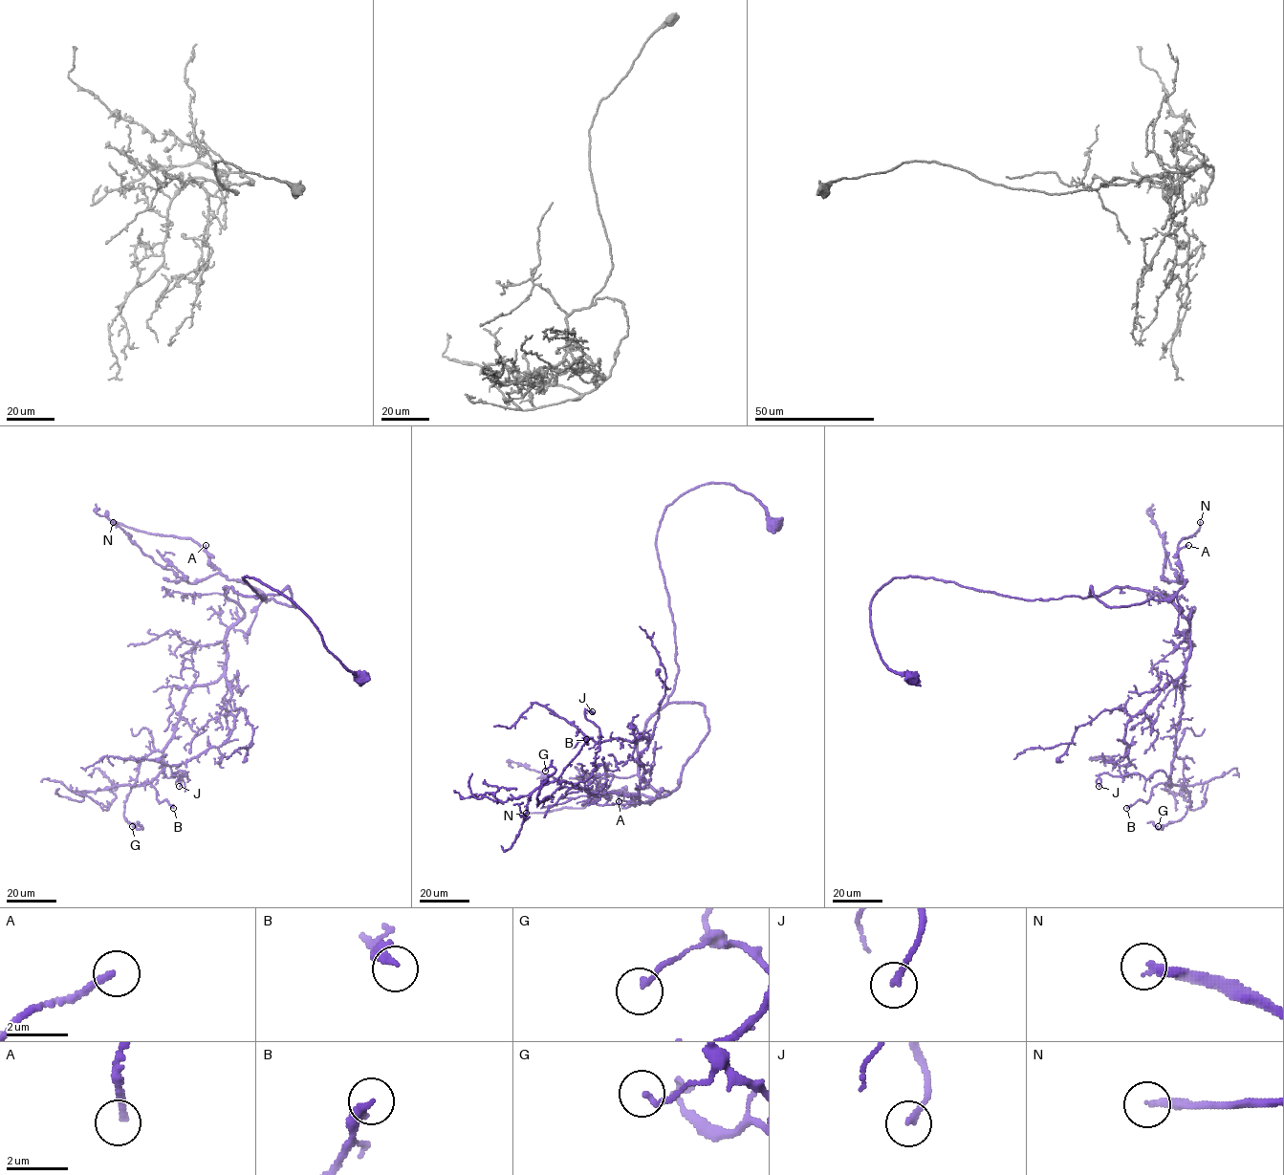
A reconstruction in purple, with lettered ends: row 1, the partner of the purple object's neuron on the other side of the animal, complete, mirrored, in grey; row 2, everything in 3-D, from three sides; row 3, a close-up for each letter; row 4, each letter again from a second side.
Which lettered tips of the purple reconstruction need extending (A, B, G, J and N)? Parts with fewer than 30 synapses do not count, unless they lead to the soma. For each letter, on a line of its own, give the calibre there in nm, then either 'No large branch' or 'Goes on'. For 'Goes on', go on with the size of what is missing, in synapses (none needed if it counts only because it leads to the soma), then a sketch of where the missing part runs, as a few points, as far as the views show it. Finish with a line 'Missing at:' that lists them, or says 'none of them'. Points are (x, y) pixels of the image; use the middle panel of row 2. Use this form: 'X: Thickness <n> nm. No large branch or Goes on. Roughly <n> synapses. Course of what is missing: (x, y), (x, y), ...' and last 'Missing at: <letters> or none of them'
A: Thickness 240 nm. Goes on. Roughly 35 synapses. Course of what is missing: (619, 801), (623, 810), (583, 808), (572, 803), (559, 803), (554, 810)
B: Thickness 280 nm. No large branch
G: Thickness 170 nm. No large branch
J: Thickness 190 nm. No large branch
N: Thickness 280 nm. Goes on. Roughly 200 synapses
Missing at: A, N

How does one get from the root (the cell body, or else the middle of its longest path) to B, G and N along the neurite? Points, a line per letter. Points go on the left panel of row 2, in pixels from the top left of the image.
B: (363, 677), (286, 597), (225, 587), (244, 613), (225, 671), (191, 688), (145, 784), (173, 808)
G: (363, 677), (286, 597), (225, 587), (244, 613), (225, 671), (138, 759), (132, 826)
N: (363, 677), (292, 601), (243, 577), (262, 600), (289, 588), (295, 607), (228, 580), (191, 539), (113, 522)

